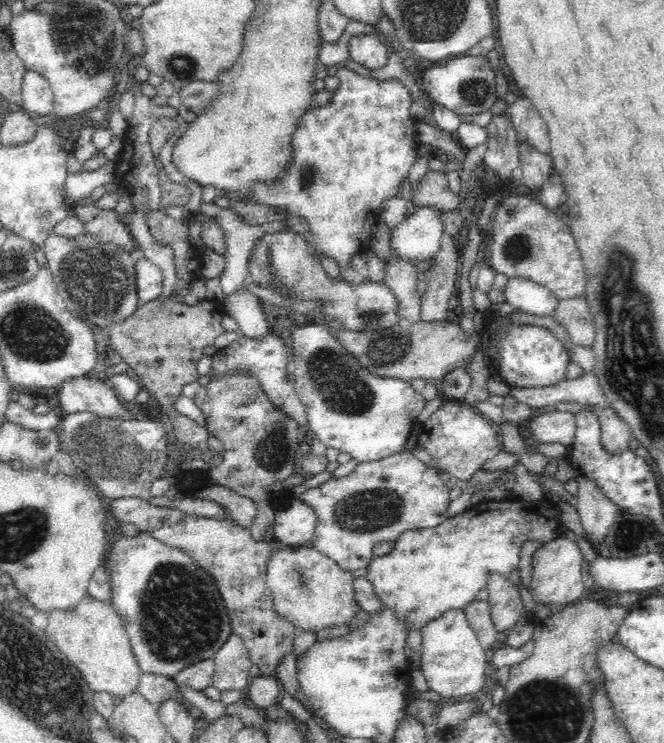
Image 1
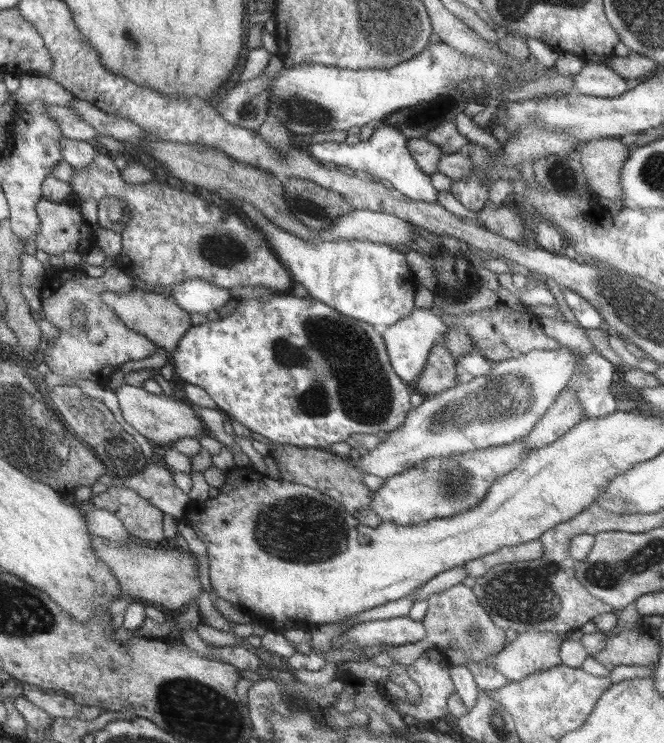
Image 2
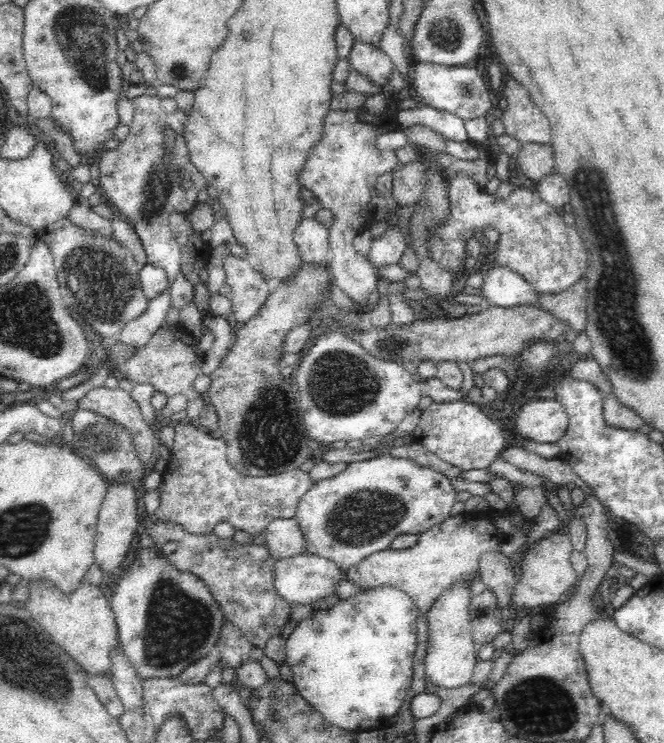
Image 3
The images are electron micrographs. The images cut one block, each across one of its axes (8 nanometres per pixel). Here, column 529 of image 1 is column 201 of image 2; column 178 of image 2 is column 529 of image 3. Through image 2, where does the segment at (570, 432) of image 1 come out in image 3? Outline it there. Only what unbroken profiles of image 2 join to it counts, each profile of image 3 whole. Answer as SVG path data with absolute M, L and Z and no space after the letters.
M531 398L520 407L515 418L519 434L524 439L554 443L566 434L569 418L556 399Z

